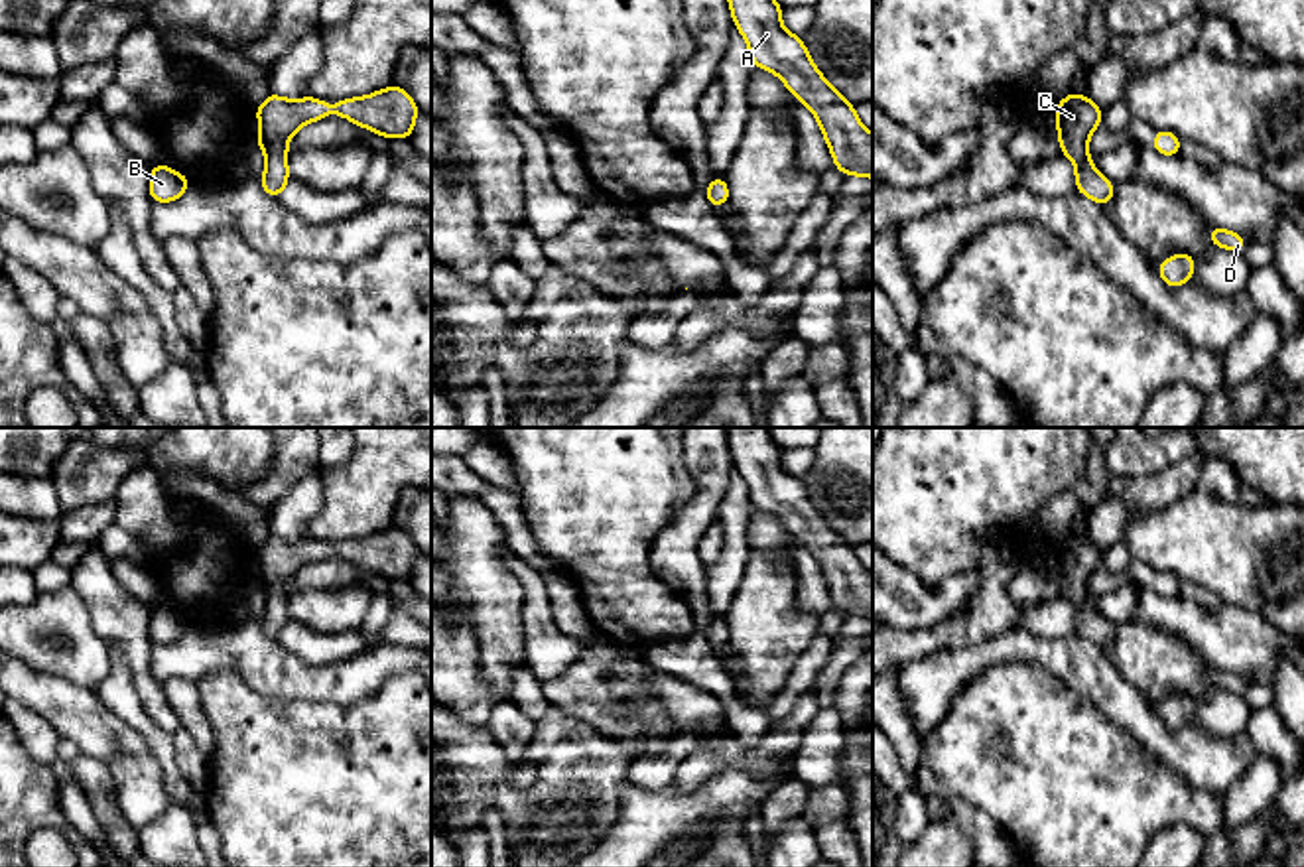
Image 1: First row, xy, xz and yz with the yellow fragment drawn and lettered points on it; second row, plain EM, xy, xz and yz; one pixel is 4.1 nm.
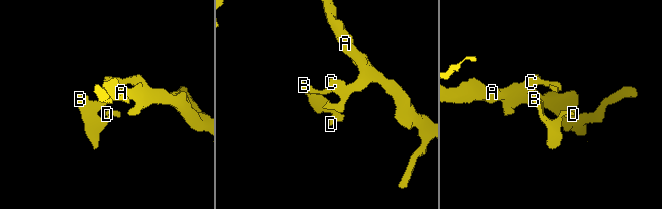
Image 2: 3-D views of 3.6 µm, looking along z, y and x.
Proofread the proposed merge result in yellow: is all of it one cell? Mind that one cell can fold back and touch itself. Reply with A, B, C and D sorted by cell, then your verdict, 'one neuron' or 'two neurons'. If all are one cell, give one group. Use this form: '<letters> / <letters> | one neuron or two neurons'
A B C D | one neuron

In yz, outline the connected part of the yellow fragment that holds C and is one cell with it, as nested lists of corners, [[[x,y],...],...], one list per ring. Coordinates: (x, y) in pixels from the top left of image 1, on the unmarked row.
[[[1072,534],[1058,542],[1056,554],[1060,591],[1076,607],[1076,633],[1105,648],[1113,640],[1115,625],[1105,621],[1087,599],[1089,577],[1099,569],[1103,550],[1083,534]]]

